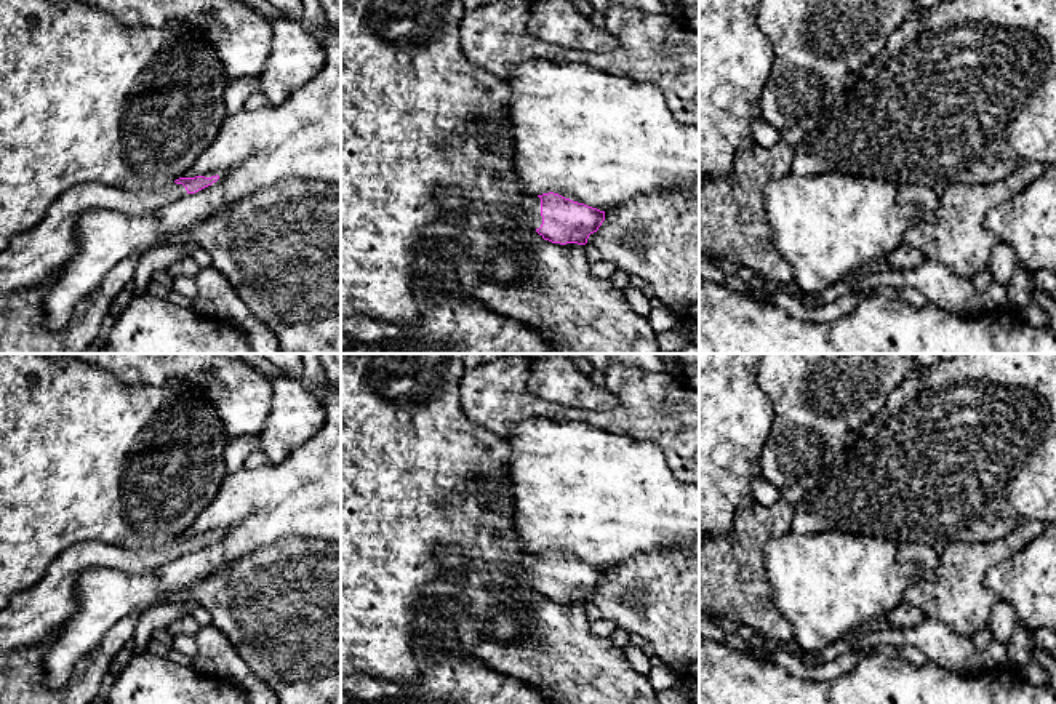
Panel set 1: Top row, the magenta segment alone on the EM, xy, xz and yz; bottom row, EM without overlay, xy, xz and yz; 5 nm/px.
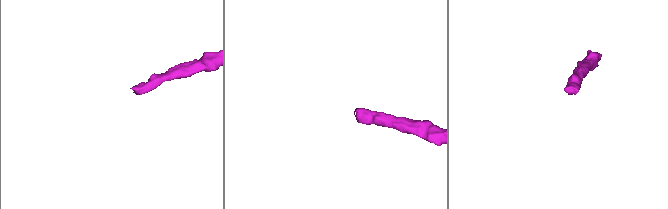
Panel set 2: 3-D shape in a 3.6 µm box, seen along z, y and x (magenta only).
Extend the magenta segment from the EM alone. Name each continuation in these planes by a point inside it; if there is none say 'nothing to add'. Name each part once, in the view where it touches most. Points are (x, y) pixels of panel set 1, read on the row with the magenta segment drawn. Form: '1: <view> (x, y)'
1: xz (532, 204)

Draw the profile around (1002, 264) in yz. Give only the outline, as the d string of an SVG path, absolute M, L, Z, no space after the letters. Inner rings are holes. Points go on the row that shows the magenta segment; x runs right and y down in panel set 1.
M998 243L990 254L987 269L992 274L994 282L1006 285L1019 269L1011 246Z

